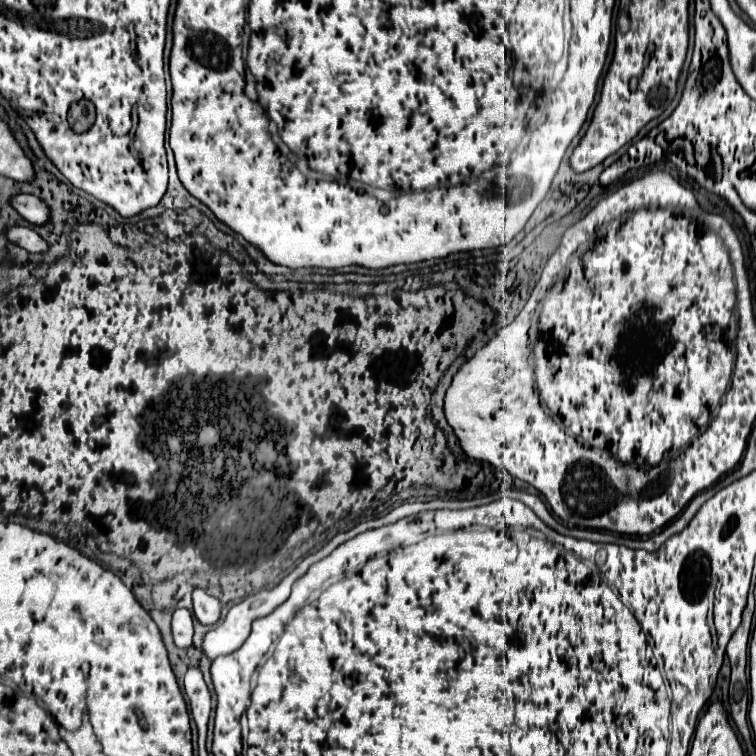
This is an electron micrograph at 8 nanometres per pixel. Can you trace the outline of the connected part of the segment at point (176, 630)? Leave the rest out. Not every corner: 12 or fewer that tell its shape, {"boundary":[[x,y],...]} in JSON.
{"boundary":[[178,608],[172,616],[172,634],[178,648],[190,648],[192,614]]}

